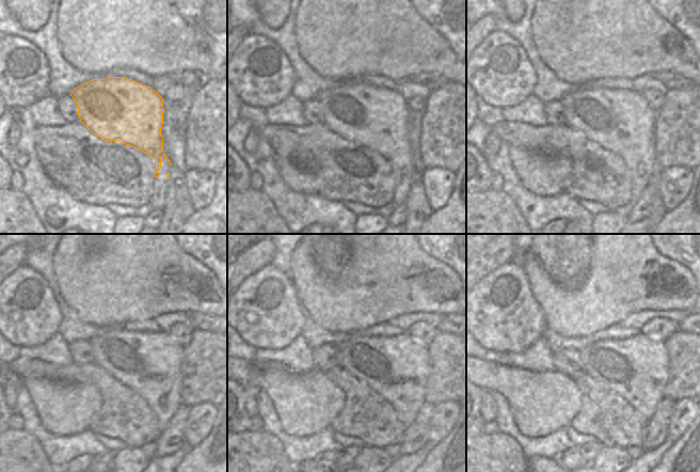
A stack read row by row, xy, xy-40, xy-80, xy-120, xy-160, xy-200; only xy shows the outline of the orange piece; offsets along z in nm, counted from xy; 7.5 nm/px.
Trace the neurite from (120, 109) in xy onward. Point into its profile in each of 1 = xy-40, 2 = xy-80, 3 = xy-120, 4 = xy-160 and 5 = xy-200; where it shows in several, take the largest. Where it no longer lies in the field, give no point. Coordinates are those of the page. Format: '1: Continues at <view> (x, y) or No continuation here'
1: Continues at xy-40 (376, 118)
2: Continues at xy-80 (620, 121)
3: Continues at xy-120 (149, 363)
4: Continues at xy-160 (396, 367)
5: Continues at xy-200 (637, 368)

